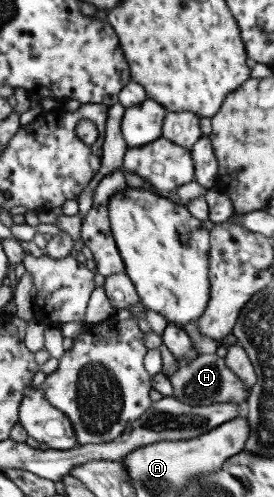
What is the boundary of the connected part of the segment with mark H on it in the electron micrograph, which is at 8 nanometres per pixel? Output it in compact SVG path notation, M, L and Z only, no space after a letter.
M200 354L189 363L180 365L170 378L174 395L179 401L193 407L210 406L217 403L241 403L248 398L248 389L227 367L225 358L215 354Z

